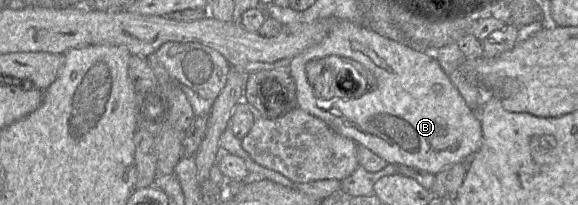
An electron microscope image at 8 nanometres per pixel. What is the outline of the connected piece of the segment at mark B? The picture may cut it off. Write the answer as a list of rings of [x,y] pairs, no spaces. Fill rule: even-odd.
[[[338,20],[323,41],[295,56],[288,71],[296,83],[298,108],[323,120],[338,134],[367,147],[389,164],[401,164],[436,174],[446,166],[474,155],[482,145],[482,127],[477,113],[467,105],[431,54],[414,50],[348,20]],[[331,55],[360,63],[374,76],[374,88],[358,98],[335,96],[325,99],[317,96],[306,75],[306,64]]]

